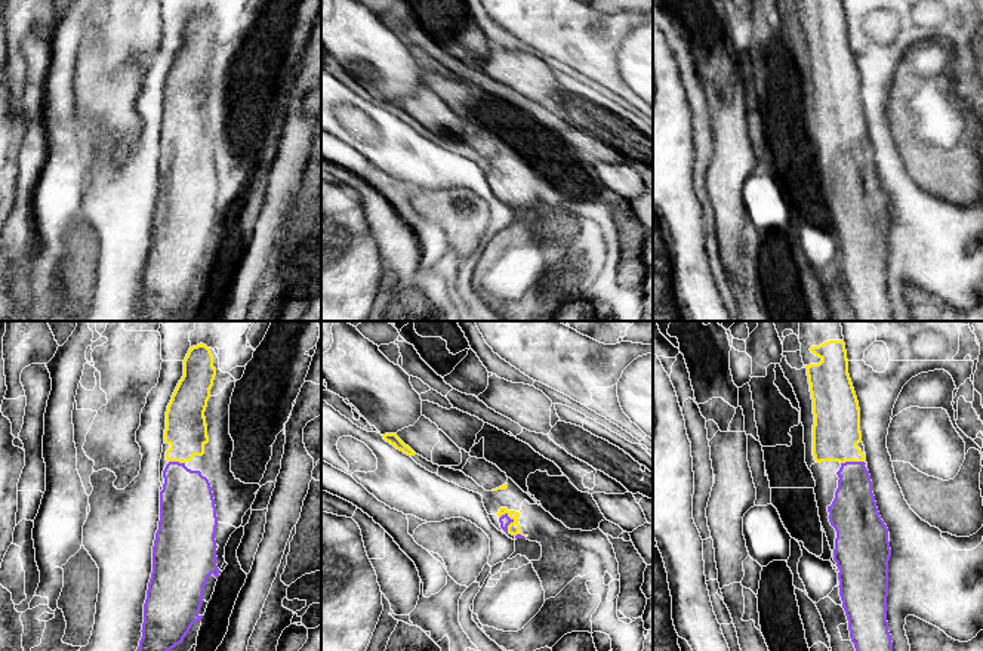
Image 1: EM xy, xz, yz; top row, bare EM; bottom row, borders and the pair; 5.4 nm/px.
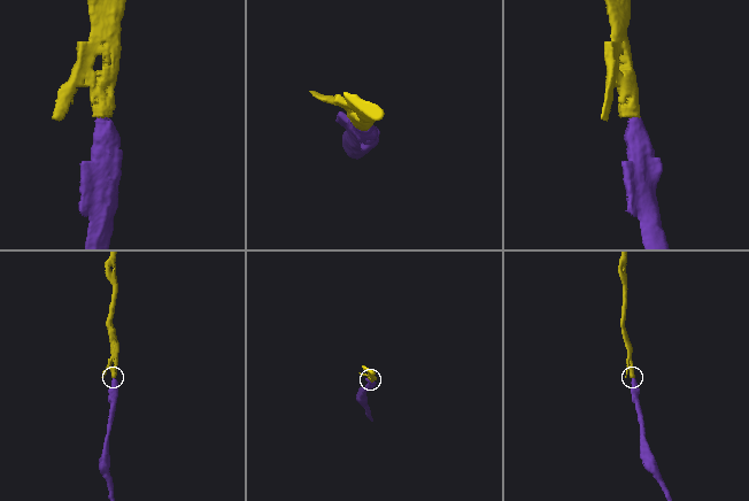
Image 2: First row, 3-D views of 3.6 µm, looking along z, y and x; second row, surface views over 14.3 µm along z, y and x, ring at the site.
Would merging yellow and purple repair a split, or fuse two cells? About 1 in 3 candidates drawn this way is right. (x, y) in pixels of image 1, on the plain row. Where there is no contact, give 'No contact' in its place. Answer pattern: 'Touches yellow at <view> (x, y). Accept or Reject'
Touches yellow at xz (511, 191). Accept

